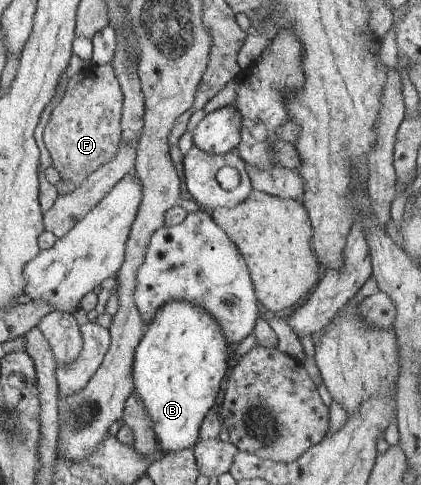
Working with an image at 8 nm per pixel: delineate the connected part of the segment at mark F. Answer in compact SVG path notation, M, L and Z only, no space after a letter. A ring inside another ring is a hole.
M87 63L66 81L64 94L52 107L48 120L42 129L42 142L48 151L50 163L60 175L61 180L80 186L88 175L99 166L107 163L118 150L120 144L120 113L122 110L122 93L114 76L111 64L97 65Z

